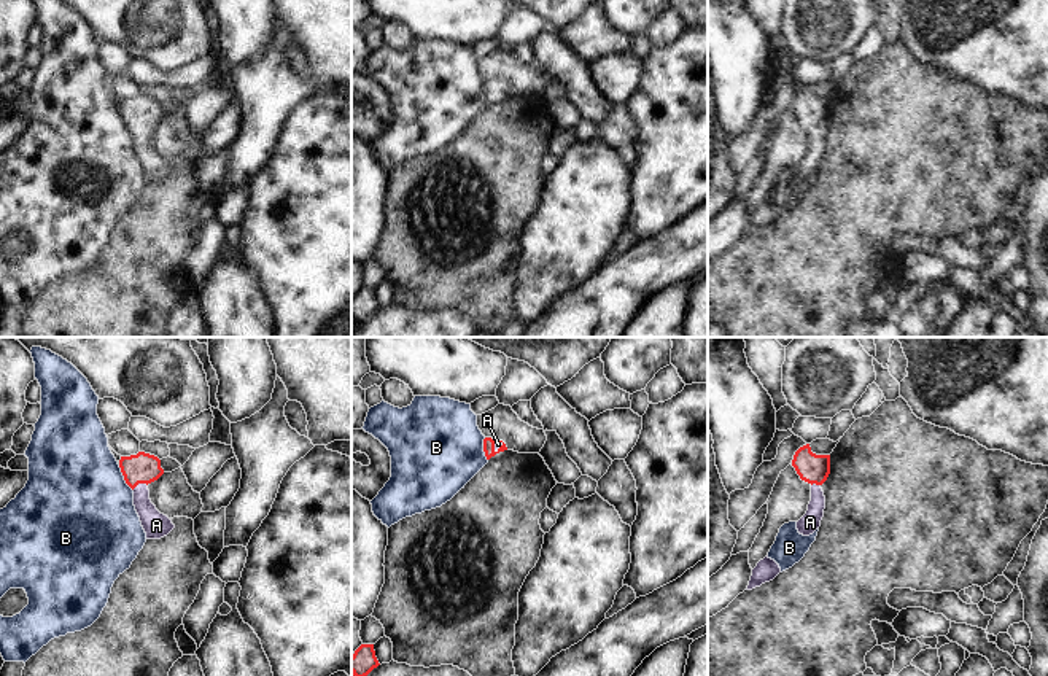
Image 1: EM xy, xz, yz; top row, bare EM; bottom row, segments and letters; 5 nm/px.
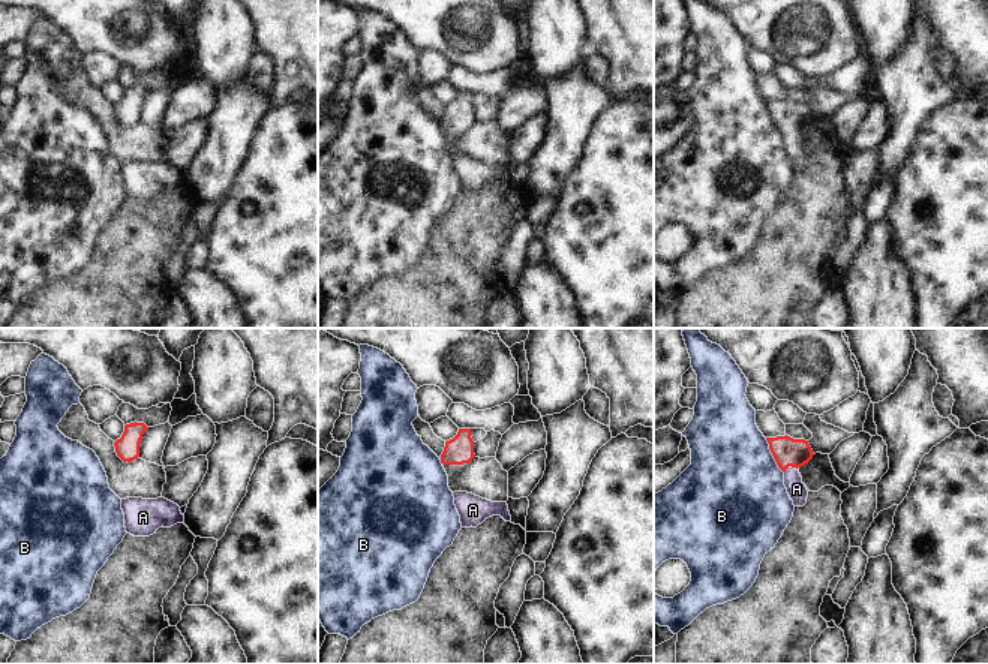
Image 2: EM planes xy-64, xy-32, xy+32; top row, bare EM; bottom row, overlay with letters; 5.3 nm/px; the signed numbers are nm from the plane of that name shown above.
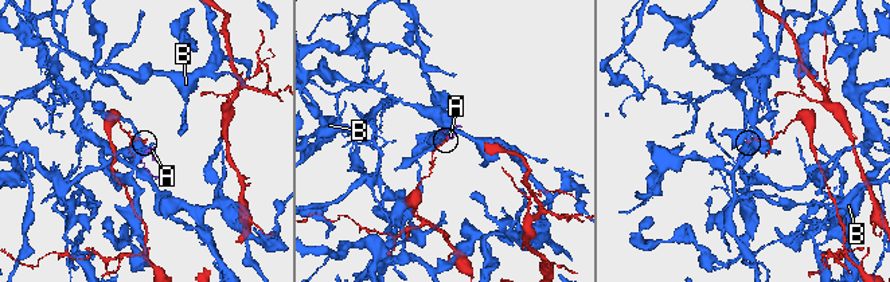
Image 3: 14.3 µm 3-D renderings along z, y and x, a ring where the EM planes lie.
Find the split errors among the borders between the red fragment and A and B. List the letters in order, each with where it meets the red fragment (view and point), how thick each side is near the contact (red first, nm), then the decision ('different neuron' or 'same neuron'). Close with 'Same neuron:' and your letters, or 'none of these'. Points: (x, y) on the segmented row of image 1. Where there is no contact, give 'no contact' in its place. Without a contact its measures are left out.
A: xy (139, 482) | 160/140 nm | same neuron
B: xy (124, 477) | 160/500 nm | different neuron
Same neuron: A

